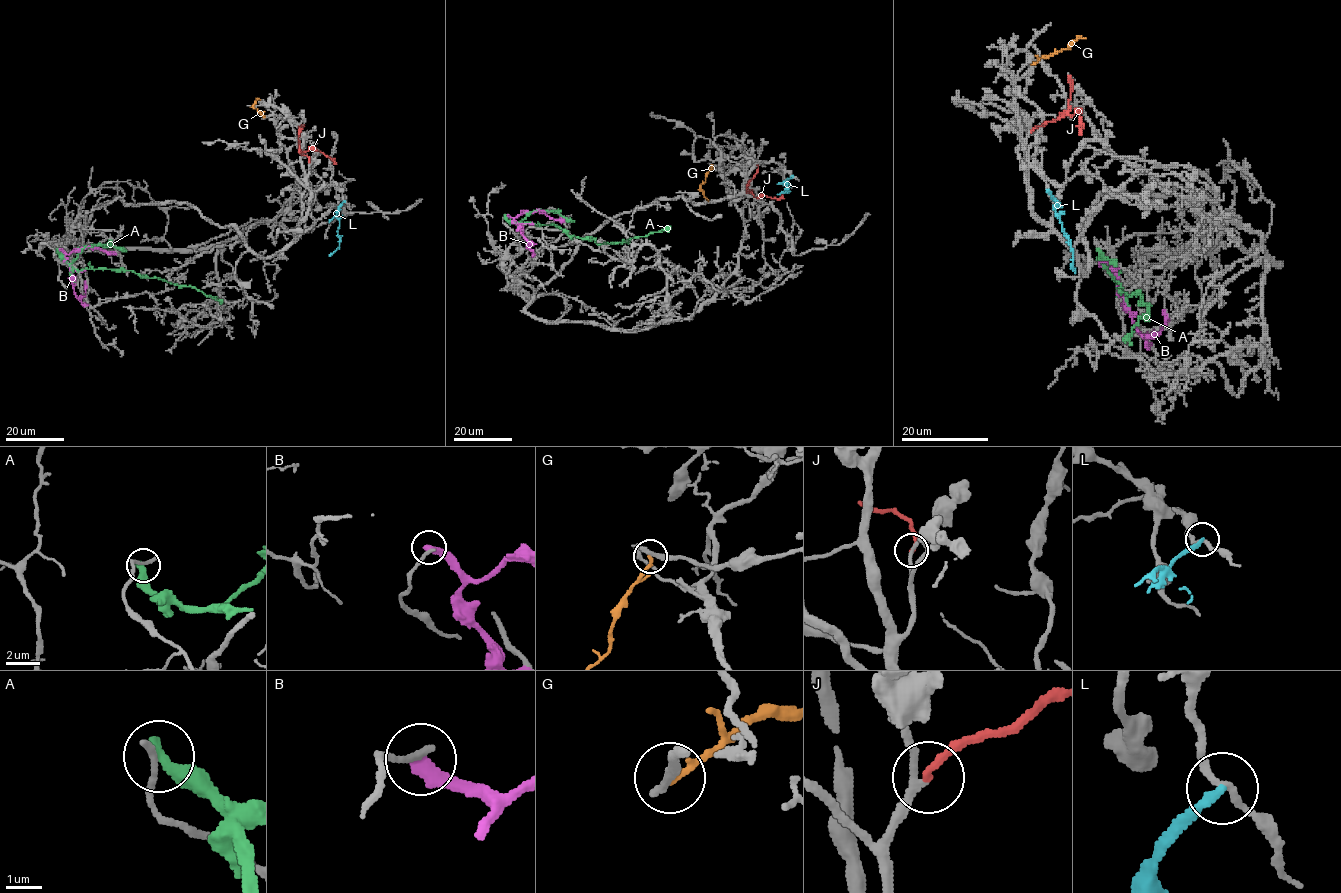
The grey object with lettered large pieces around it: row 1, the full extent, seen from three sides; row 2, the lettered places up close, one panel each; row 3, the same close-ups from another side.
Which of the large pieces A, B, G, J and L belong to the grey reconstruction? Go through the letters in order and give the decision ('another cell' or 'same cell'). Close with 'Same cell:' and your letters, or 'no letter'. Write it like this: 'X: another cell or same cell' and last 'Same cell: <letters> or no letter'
A: another cell
B: another cell
G: another cell
J: same cell
L: another cell
Same cell: J

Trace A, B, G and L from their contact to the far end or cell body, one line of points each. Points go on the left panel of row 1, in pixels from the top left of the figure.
A: (58, 250), (74, 268), (133, 271), (192, 286), (204, 295), (223, 301)
B: (59, 249), (74, 277), (73, 293), (79, 298), (85, 294), (84, 281)
G: (264, 117), (252, 107), (256, 99), (260, 99)
L: (344, 201), (336, 213), (339, 247), (329, 255)

